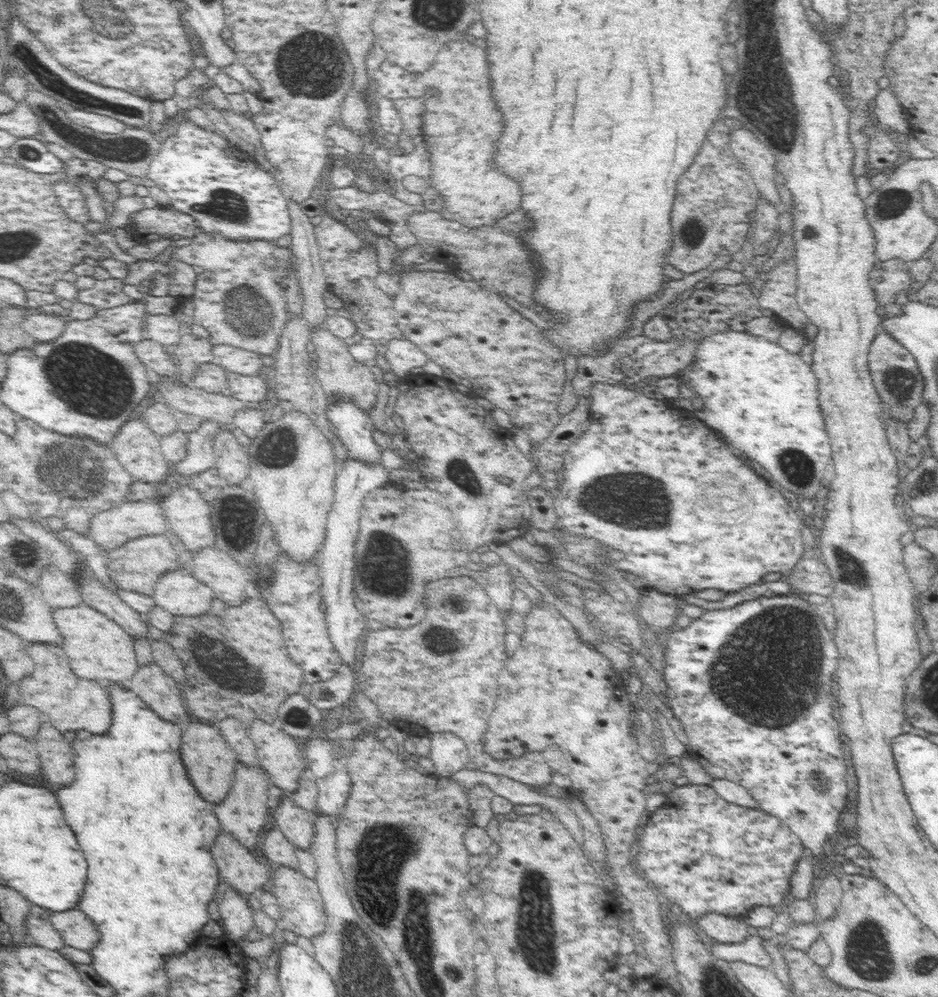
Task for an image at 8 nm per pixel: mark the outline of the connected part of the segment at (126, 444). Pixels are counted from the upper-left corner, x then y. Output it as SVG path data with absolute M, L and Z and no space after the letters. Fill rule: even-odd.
M128 420L110 442L120 464L132 478L160 482L168 474L168 464L160 452L156 434L142 420Z

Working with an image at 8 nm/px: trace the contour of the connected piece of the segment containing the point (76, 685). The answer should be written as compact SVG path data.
M30 642L26 650L35 664L35 671L18 683L22 702L38 708L40 718L50 720L53 727L60 732L88 730L94 734L105 733L111 723L109 693L97 682L78 678L72 672L68 657L60 646Z

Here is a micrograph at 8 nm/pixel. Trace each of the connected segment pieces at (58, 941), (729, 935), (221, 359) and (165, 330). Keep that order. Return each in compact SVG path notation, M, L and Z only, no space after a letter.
M32 905L25 926L30 938L34 939L35 945L57 951L64 946L64 943L58 931L53 928L49 917L48 910Z
M710 912L697 923L702 929L703 937L713 942L736 944L747 941L749 937L749 925L738 918Z
M220 343L219 345L213 344L211 351L214 355L214 362L228 373L254 375L258 374L258 370L263 366L263 355L240 349L240 347Z
M146 314L142 334L144 339L156 341L171 350L180 340L180 324L175 315Z

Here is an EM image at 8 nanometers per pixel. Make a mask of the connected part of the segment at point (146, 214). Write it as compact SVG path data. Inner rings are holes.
M168 207L145 208L132 213L126 232L136 241L138 250L155 240L170 239L172 236L194 236L196 224L193 216Z

